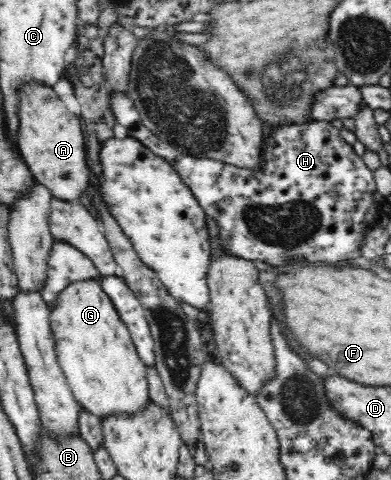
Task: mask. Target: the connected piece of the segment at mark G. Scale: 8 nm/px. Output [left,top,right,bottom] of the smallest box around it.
[49,279,150,420]

